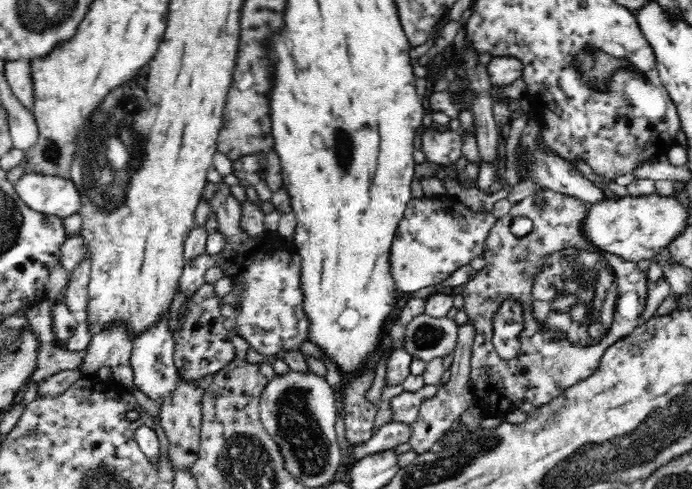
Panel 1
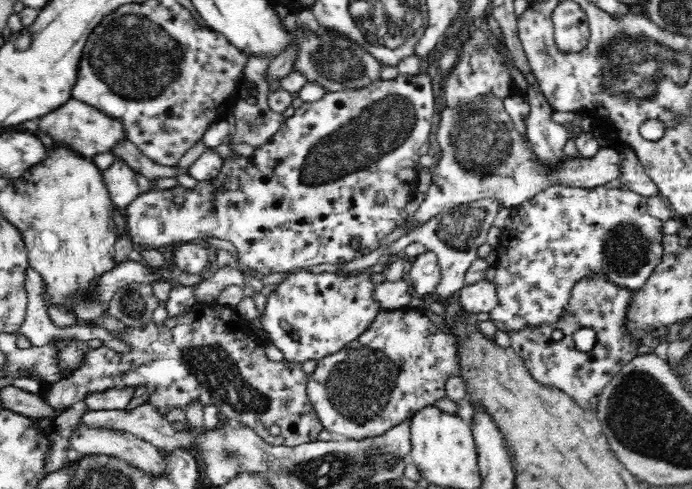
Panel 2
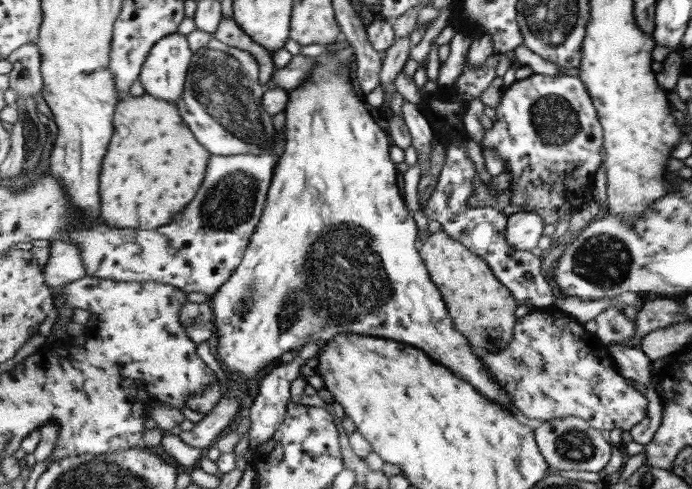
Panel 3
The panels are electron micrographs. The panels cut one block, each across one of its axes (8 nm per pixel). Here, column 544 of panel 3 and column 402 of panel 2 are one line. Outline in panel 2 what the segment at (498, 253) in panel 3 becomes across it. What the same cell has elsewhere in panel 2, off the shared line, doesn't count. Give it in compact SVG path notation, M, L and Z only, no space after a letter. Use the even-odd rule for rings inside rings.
M406 257L405 273L400 280L384 280L380 284L374 284L372 298L373 302L382 311L392 311L398 309L409 309L410 300L415 298L412 283L407 278L407 268L411 262Z

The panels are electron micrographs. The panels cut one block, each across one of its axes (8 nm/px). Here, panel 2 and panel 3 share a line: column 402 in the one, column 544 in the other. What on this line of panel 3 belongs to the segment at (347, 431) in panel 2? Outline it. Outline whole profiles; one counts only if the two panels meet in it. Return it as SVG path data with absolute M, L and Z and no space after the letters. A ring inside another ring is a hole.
M554 304L518 318L513 341L506 350L487 352L481 358L527 418L547 422L578 416L605 434L615 428L630 431L647 418L650 400L646 392L627 384L609 345L597 333L586 332L583 323Z

